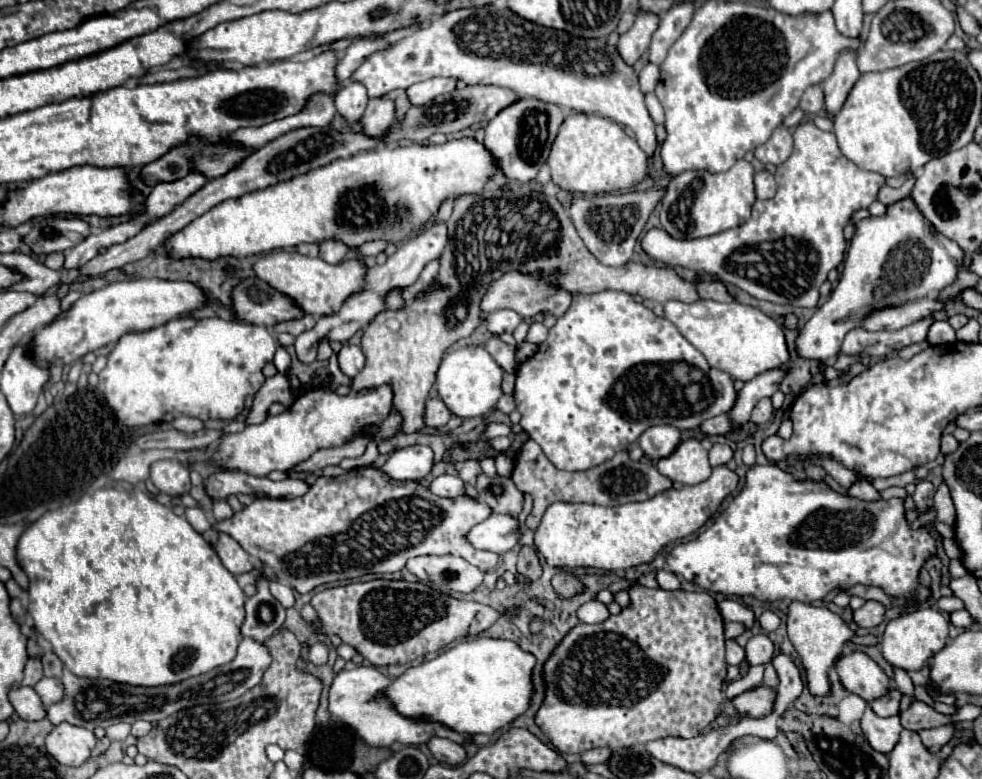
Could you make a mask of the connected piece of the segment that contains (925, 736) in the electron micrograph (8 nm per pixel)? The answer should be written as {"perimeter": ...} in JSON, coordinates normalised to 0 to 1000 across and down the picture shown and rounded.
{"perimeter":[[[965,929],[965,932],[957,932],[957,935],[949,935],[949,937],[939,937],[935,942],[937,942],[941,958],[945,958],[945,963],[951,965],[951,963],[959,960],[969,947],[971,935]]]}

